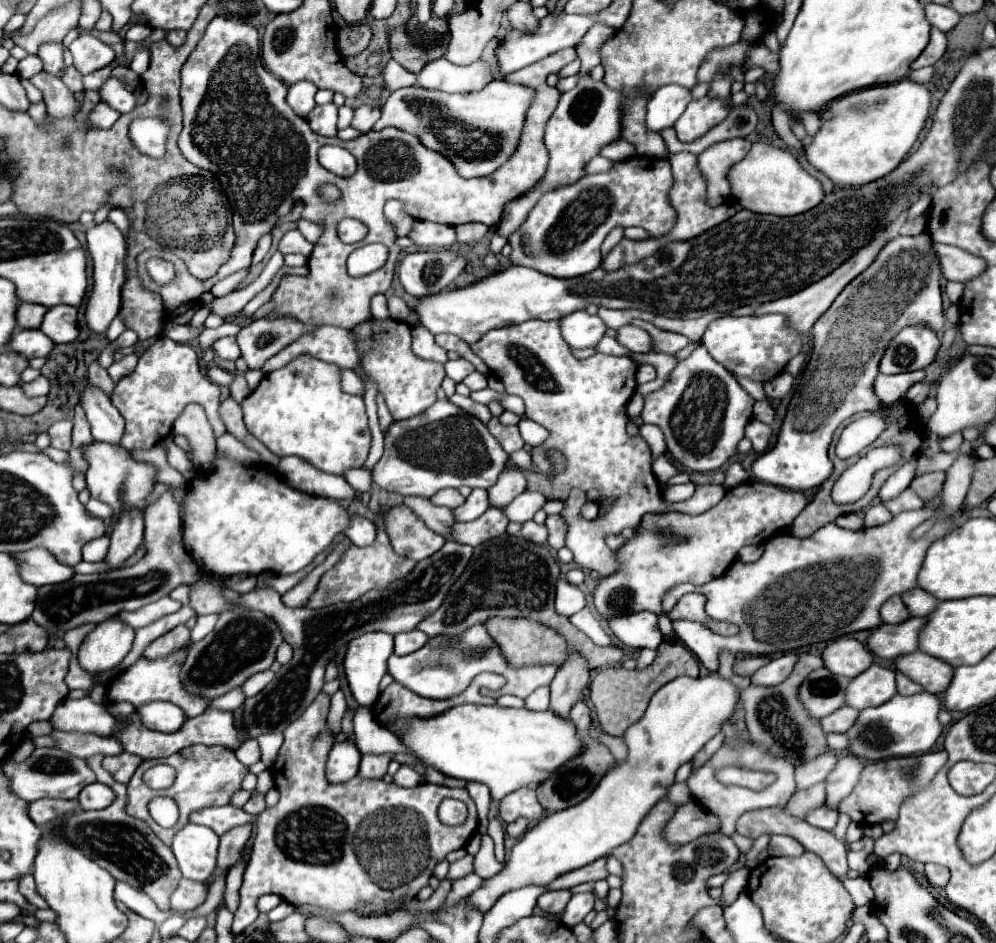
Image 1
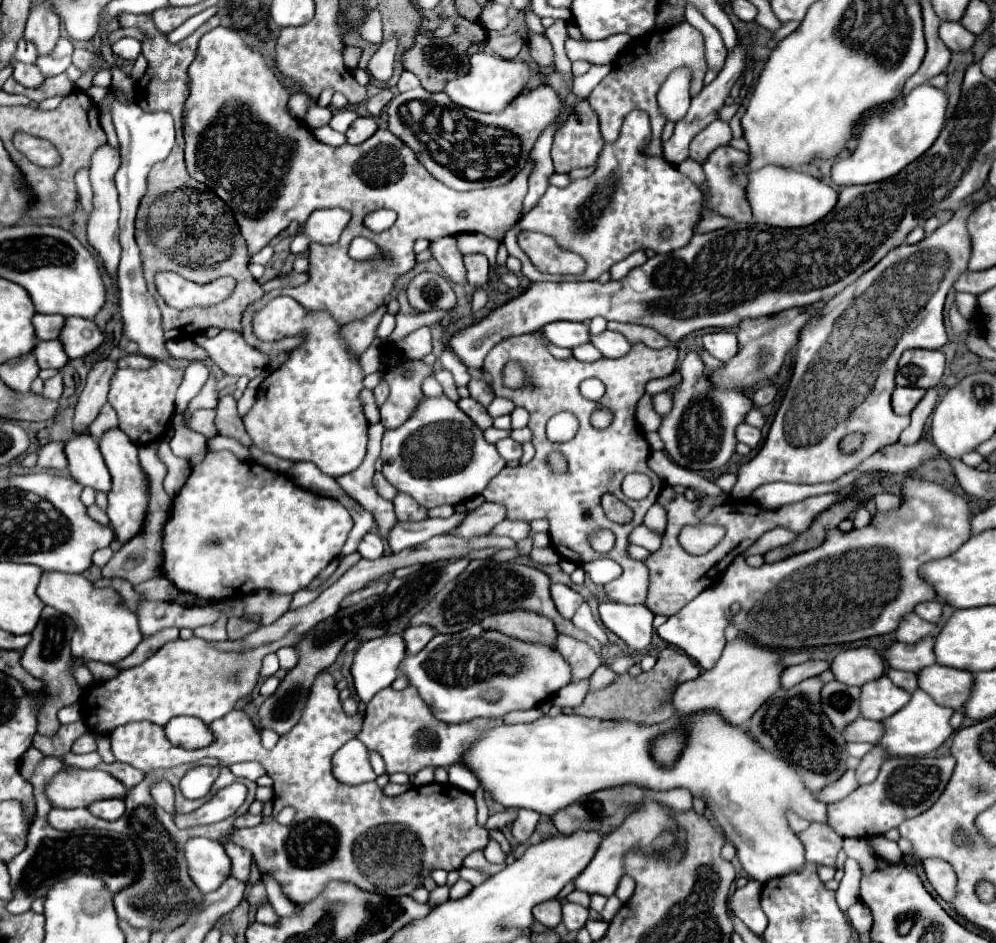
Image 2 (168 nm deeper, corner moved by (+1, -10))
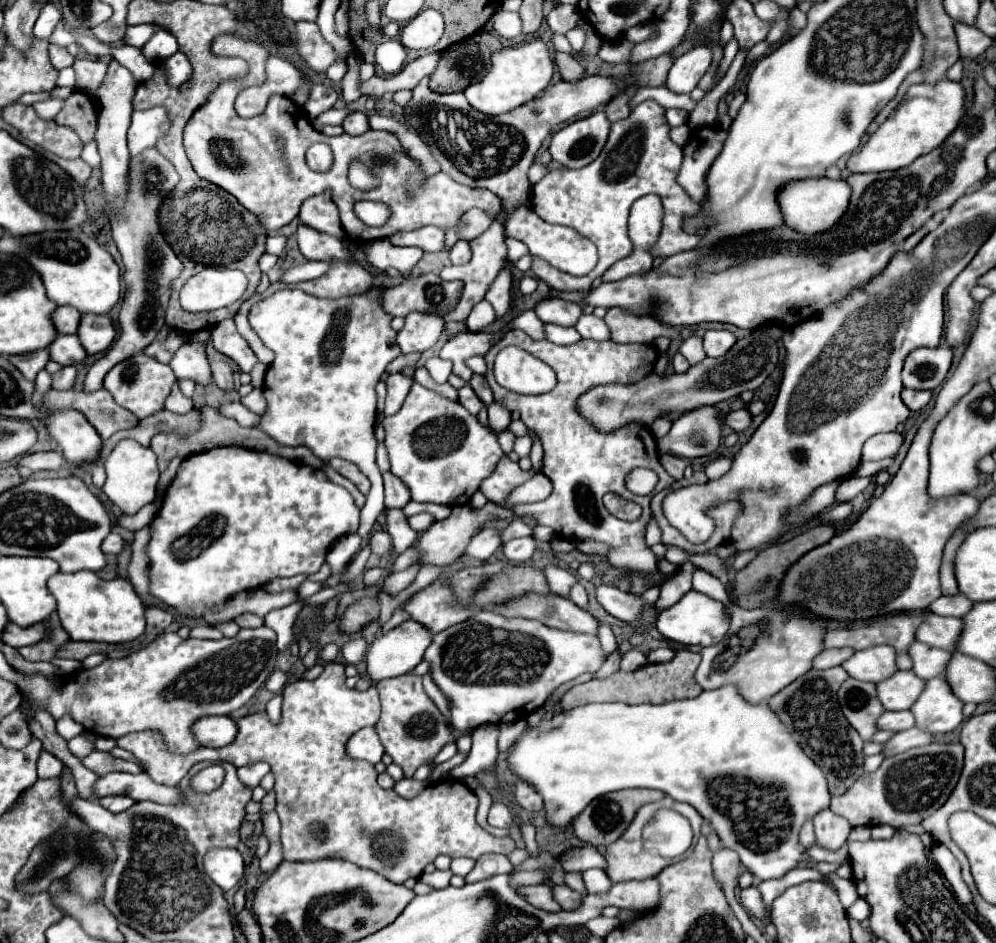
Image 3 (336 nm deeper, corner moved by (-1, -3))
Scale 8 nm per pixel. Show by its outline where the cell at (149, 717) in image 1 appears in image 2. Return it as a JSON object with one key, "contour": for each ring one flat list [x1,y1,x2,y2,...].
{"contour":[[178,716,164,726,166,736,172,744,182,746,186,750,198,750,206,748,208,744,214,742,212,730,208,724,204,724,200,718,190,718,190,716]]}

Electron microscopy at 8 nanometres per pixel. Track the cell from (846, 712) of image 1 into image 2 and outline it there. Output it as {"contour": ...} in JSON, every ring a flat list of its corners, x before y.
{"contour":[[858,718,842,734,844,734,844,738,848,742,878,744,880,738,884,736,884,724,882,722,874,722,874,720,866,720,866,718]]}

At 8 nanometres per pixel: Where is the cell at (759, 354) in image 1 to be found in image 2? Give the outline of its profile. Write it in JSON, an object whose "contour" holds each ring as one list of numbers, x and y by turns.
{"contour":[[720,330,720,332,712,332,706,334,704,338,704,348,720,362,730,360,736,352,738,352,738,342,736,342,736,334,732,330]]}

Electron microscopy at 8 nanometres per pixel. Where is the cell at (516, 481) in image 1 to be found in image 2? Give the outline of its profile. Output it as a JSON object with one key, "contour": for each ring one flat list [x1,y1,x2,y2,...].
{"contour":[[484,502,480,508,476,508,476,512,468,514,464,518,464,524,460,524,460,528,456,528,456,532,450,532,450,534,458,536,462,540,472,540,476,536,488,534,504,518,506,518,506,510,500,504]]}

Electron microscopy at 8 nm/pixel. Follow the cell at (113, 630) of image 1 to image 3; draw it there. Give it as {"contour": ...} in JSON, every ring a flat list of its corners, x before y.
{"contour":[[94,571,80,573,56,573,48,579,48,589,58,603,58,615,62,627,72,641,98,641,98,643,126,643,144,633,144,605,134,593,130,581,112,579,104,581]]}

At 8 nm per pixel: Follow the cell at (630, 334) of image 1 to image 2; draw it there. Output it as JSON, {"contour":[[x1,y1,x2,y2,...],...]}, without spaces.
{"contour":[[604,330,602,334,596,334,596,336,590,334,590,342,606,358,620,358,630,350,630,342,624,336,620,336,618,332,610,332,610,330]]}

